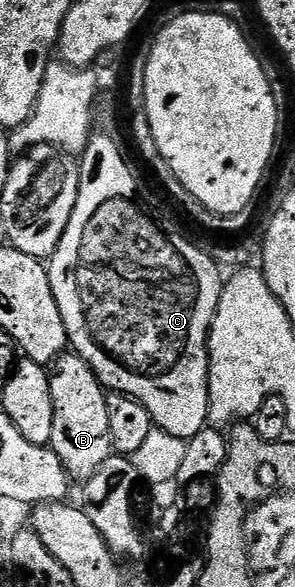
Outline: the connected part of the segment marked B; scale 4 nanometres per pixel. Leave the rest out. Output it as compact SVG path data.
M78 354L61 355L54 364L54 370L50 375L50 393L54 405L54 429L50 446L73 480L86 481L114 455L110 441L110 420L106 414L106 388L100 384L94 369L90 369L90 365L86 365L86 361L82 361Z

